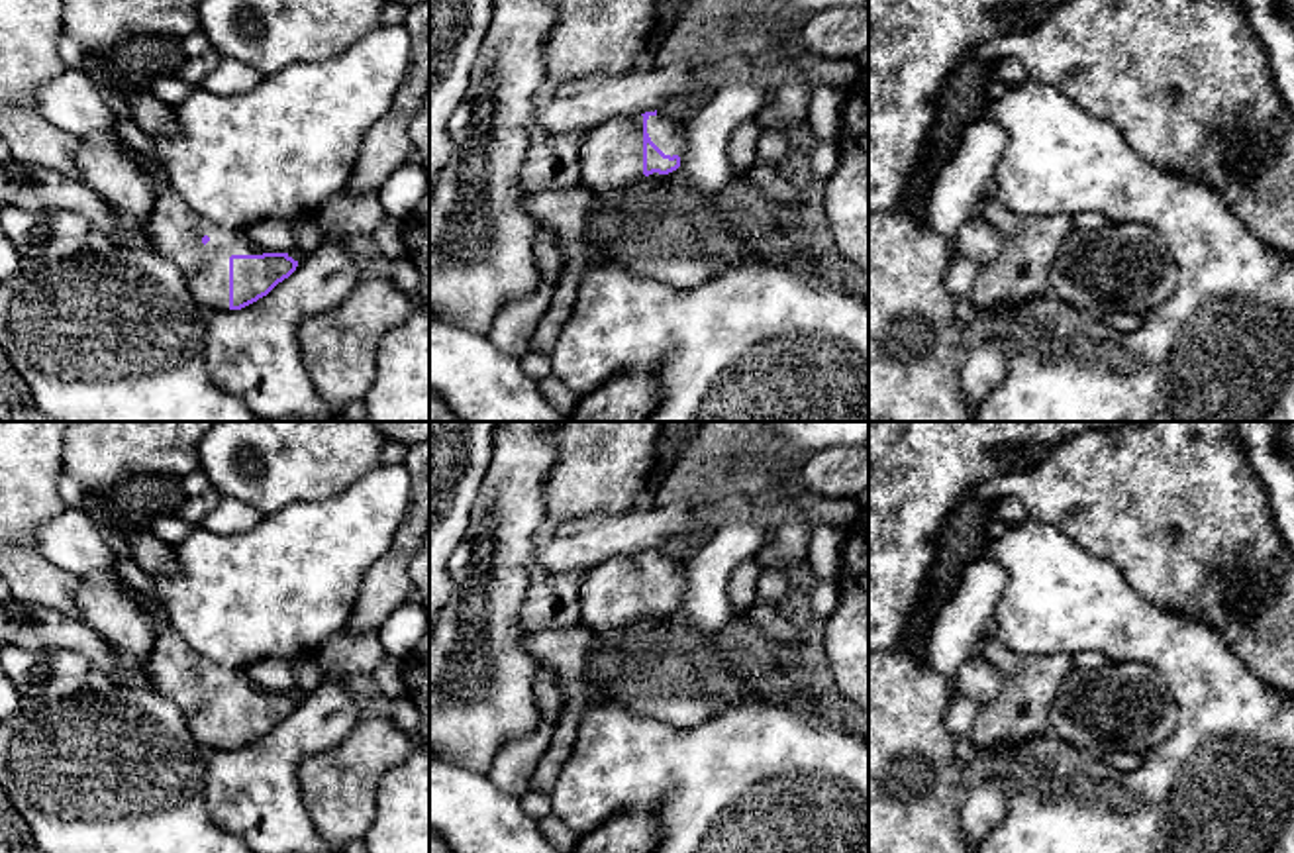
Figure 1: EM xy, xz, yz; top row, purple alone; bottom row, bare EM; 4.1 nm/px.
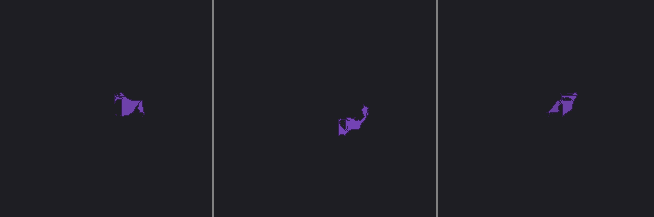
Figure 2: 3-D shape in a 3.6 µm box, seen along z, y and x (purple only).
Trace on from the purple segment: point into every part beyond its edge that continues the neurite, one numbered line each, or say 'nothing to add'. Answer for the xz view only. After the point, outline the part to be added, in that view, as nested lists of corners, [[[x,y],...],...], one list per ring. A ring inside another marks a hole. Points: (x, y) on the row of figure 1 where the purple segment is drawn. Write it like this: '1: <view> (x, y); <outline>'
1: xz (610, 153); [[[616,116],[580,133],[580,184],[610,192],[643,175],[643,116]]]

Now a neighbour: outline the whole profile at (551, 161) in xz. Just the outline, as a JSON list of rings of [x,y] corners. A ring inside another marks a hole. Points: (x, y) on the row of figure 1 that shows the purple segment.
[[[541,133],[529,143],[520,171],[523,194],[580,184],[580,133]]]

